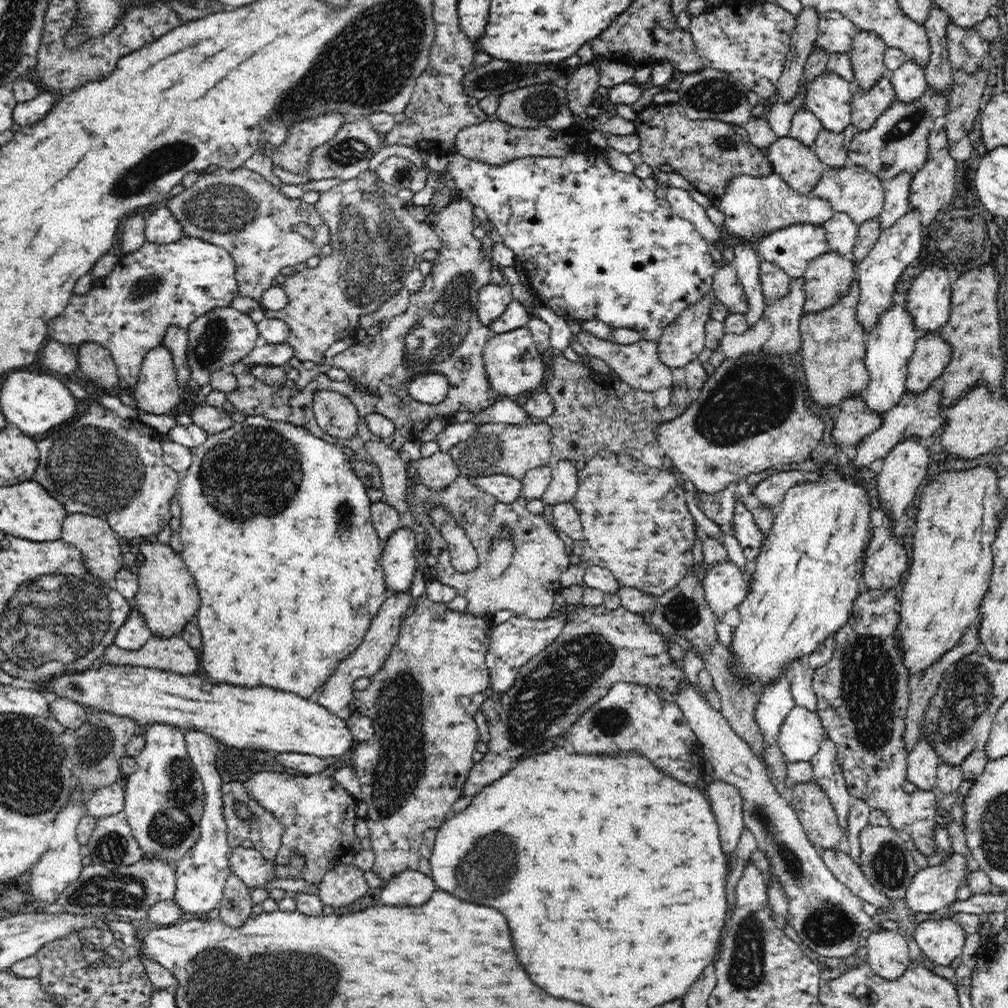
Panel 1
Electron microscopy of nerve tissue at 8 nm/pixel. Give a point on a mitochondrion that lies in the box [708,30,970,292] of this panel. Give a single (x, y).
(905, 126)

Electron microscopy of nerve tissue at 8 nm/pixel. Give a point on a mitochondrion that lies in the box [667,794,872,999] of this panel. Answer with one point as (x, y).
(746, 971)

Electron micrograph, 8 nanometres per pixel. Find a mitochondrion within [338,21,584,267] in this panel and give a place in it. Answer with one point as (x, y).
(499, 78)

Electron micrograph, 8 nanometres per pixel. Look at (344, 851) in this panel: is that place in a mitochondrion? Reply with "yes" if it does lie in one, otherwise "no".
no

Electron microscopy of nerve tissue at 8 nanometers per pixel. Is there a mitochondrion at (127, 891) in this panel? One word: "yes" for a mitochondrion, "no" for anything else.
yes

